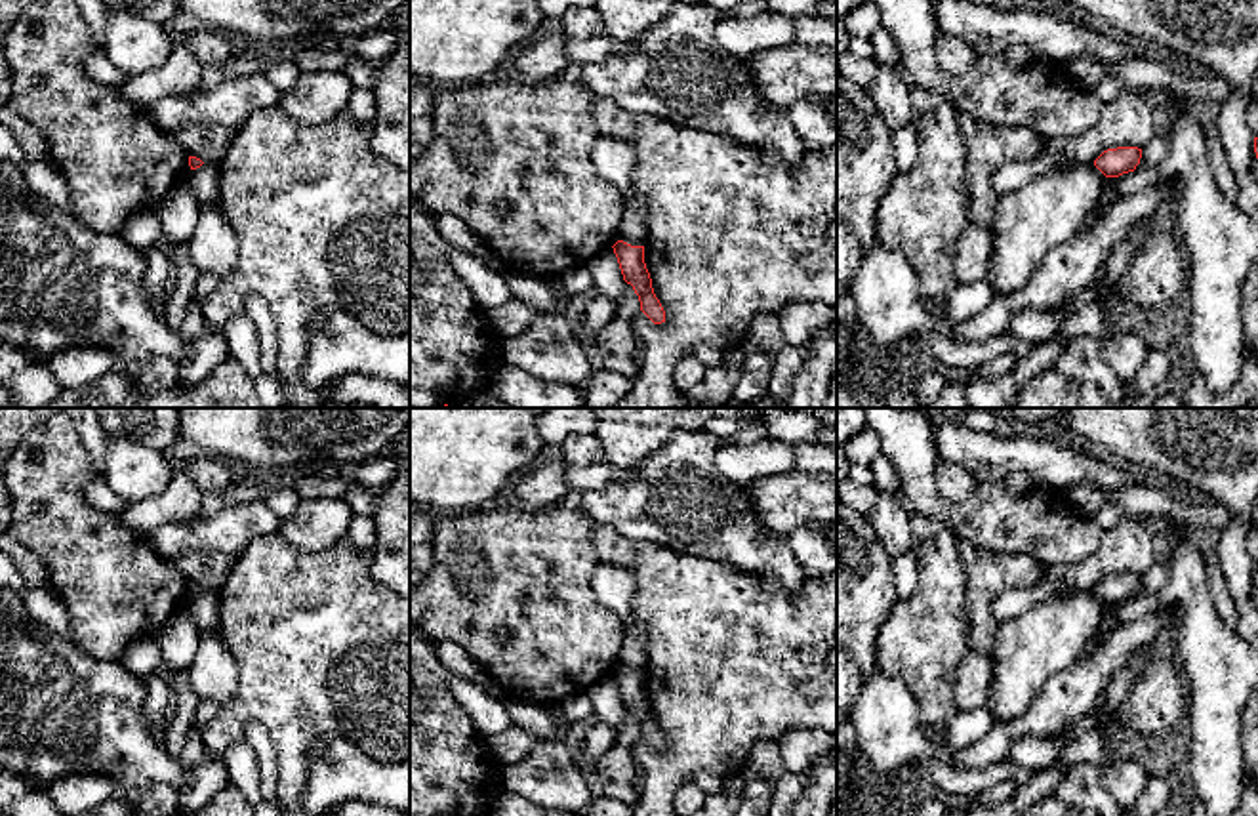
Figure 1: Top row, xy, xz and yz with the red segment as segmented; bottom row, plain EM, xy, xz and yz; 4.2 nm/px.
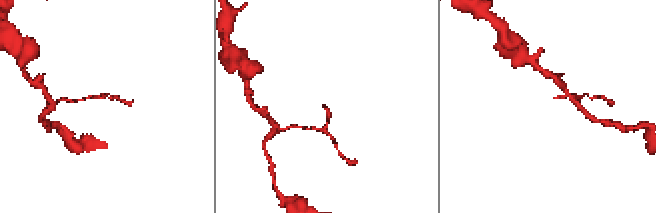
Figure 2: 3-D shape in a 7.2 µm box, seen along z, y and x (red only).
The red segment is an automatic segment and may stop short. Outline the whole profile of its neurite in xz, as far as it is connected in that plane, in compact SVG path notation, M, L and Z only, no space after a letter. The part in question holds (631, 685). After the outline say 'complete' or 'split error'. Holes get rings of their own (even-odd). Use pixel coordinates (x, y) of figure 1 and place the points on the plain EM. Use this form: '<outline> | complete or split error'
M618 667L614 673L623 707L633 713L640 728L640 738L654 749L665 749L665 738L654 721L652 705L644 690L644 673L631 673Z | complete

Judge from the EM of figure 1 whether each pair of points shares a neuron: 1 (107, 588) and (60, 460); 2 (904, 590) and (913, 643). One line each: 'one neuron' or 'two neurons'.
1: one neuron
2: two neurons

